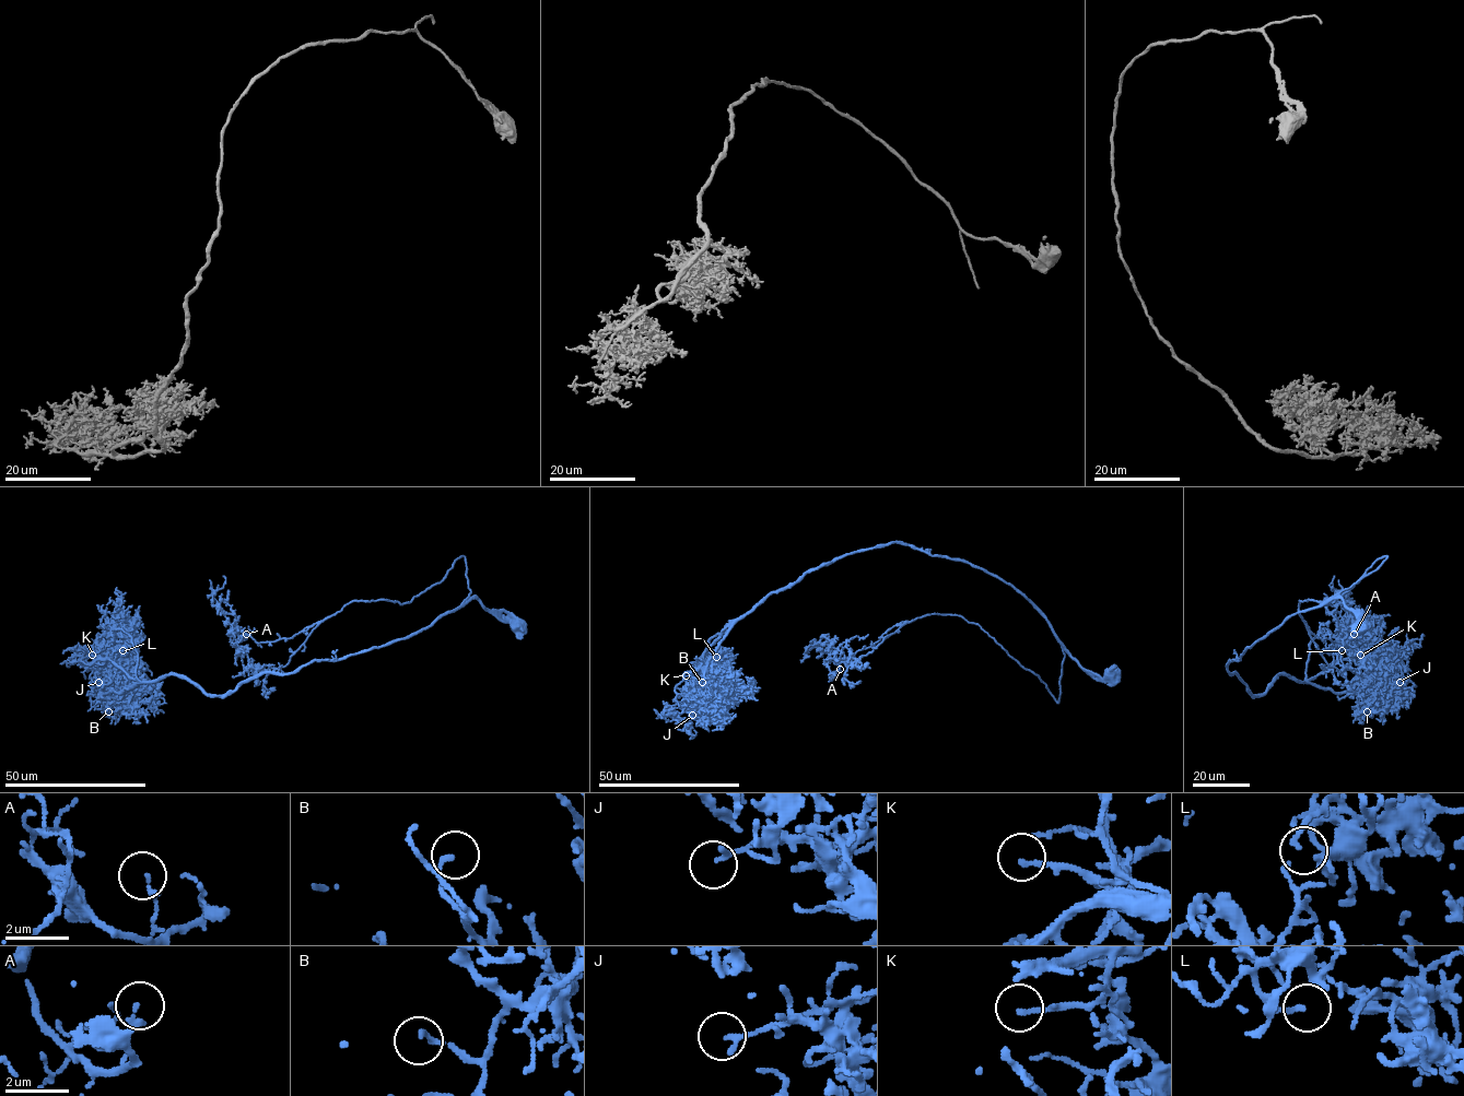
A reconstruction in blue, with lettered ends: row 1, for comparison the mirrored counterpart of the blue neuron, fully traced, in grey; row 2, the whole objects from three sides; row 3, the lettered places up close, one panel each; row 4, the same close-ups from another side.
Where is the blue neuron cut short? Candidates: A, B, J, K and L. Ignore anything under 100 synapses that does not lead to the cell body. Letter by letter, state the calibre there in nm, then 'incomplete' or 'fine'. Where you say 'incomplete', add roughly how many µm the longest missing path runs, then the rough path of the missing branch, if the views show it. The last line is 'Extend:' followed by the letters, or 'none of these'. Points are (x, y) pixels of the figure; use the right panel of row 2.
A: calibre 150 nm; fine
B: calibre 170 nm; fine
J: calibre 170 nm; fine
K: calibre 160 nm; incomplete; missing 35 µm; course (1360, 655), (1366, 652), (1363, 645), (1368, 643), (1368, 635), (1375, 637), (1386, 628), (1398, 633)
L: calibre 150 nm; fine
Extend: K

